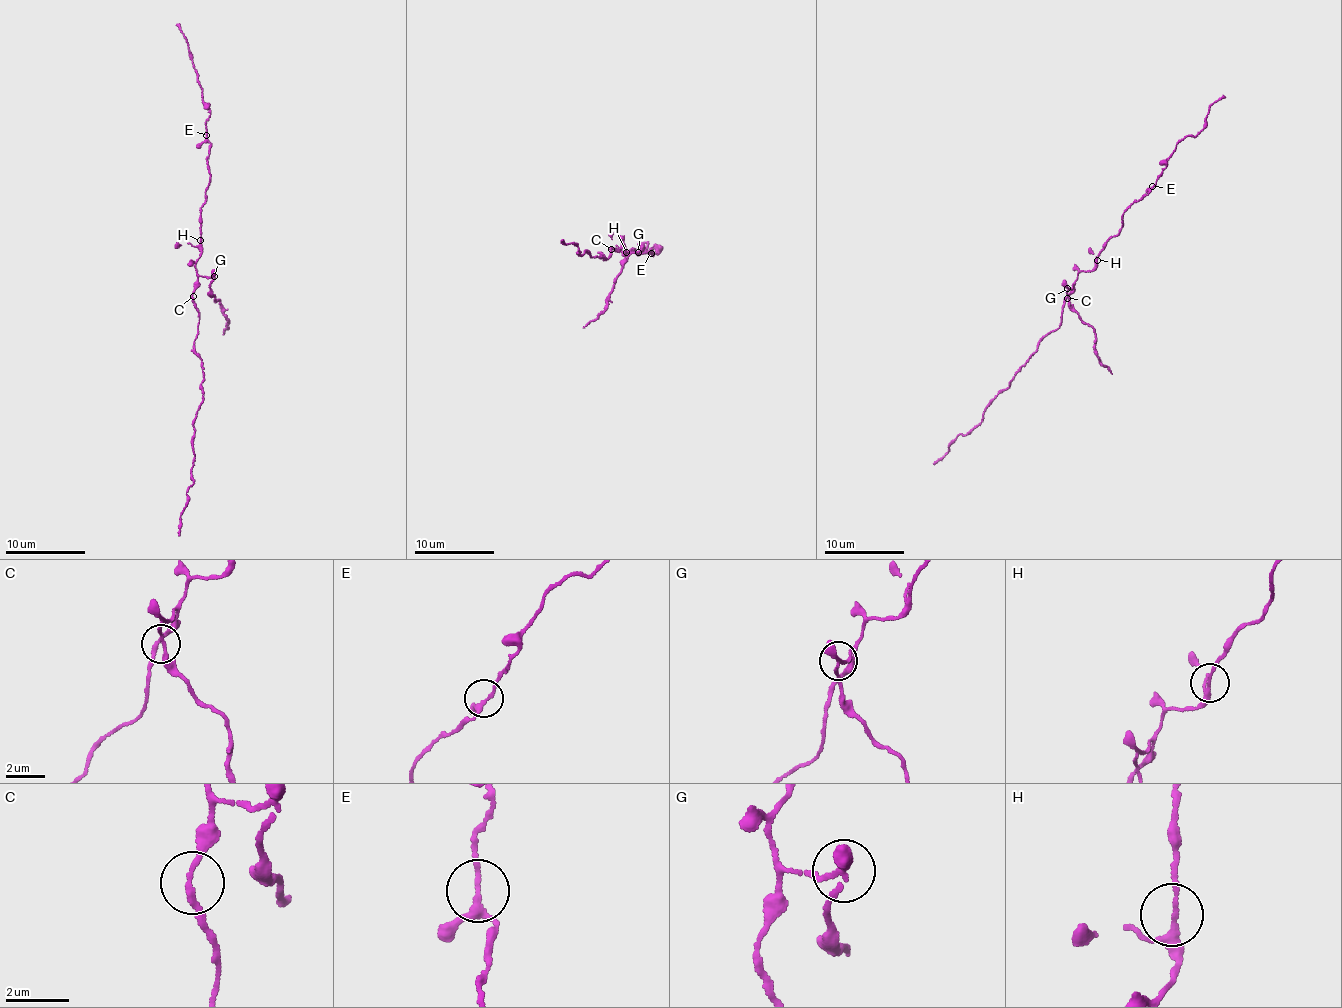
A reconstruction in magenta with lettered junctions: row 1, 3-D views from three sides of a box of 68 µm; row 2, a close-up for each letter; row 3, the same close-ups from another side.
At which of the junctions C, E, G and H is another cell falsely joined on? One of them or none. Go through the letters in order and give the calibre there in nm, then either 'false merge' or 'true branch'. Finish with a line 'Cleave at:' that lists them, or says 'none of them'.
C: 170 nm thick; true branch
E: 180 nm thick; true branch
G: 200 nm thick; false merge
H: 160 nm thick; true branch
Cleave at: G

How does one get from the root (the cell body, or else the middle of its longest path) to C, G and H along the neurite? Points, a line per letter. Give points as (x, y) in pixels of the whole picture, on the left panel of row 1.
C: (196, 274), (193, 296)
G: (196, 274), (210, 278), (213, 275)
H: (196, 274), (196, 266), (202, 254), (200, 240)

